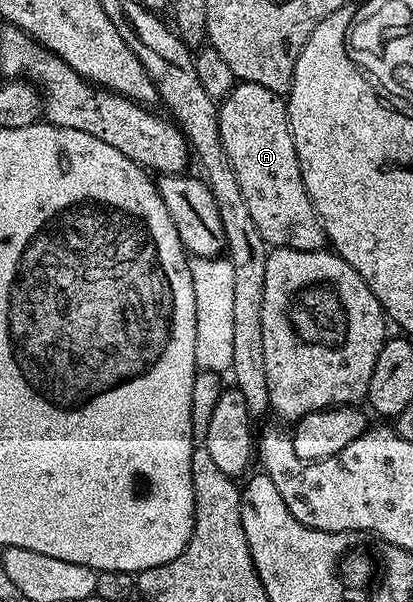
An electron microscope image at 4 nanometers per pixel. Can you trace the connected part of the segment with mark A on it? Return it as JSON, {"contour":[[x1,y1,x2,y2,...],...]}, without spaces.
{"contour":[[244,81,235,84,233,91,222,98,218,106,218,118,220,119,220,139,224,143,224,151,228,151,232,171,236,171,236,180,239,181,240,191,244,194,244,204,248,206,248,211,252,214,260,235,264,235,267,246,300,251,326,249,328,245,326,232,318,213,314,210,312,199,304,187,300,159,296,155,290,130,288,105,283,94,268,91,268,87,260,87,260,83]]}

